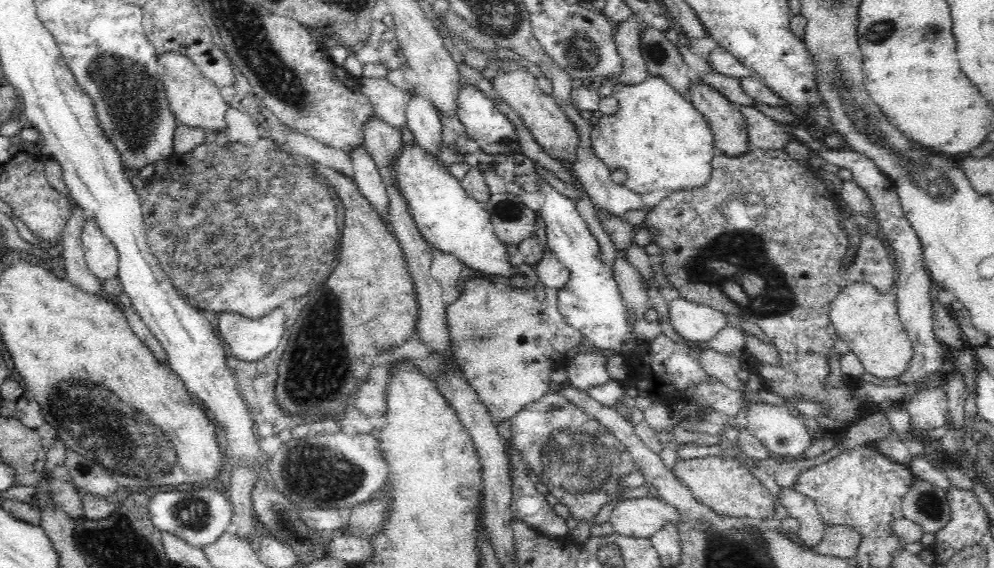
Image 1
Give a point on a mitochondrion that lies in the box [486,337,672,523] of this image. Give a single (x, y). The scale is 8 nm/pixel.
(576, 462)

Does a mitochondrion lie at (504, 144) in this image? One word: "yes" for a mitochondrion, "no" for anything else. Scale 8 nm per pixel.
yes

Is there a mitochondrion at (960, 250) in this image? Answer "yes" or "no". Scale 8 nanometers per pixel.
no

